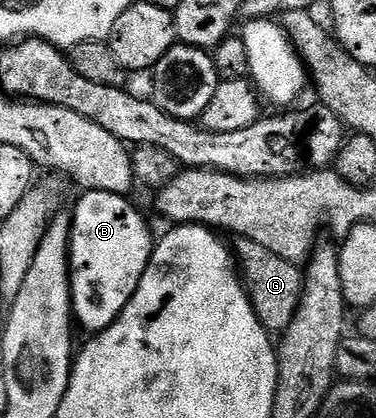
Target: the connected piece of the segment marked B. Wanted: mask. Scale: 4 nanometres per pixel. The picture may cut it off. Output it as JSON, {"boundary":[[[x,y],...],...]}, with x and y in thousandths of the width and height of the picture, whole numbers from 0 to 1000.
{"boundary":[[[234,455],[213,462],[210,486],[199,493],[199,512],[189,526],[189,737],[194,761],[239,794],[261,794],[290,785],[322,756],[332,727],[364,699],[364,679],[386,660],[386,641],[402,629],[407,567],[386,524],[346,481],[346,471],[279,459],[277,455]]]}

